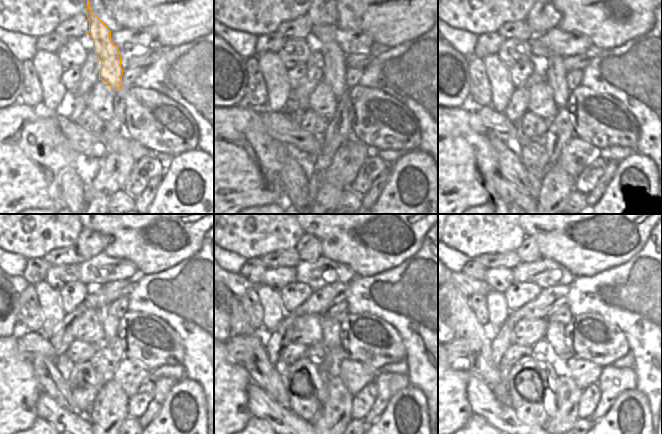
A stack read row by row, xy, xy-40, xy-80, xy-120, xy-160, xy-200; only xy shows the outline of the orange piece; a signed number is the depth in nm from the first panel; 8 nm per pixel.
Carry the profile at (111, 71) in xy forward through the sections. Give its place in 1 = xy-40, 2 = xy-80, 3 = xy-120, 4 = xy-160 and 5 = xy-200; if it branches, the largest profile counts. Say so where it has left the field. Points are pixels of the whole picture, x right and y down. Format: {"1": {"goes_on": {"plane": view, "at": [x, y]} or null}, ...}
{"1": {"goes_on": {"plane": "xy-40", "at": [334, 70]}}, "2": {"goes_on": {"plane": "xy-80", "at": [556, 73]}}, "3": {"goes_on": {"plane": "xy-120", "at": [110, 324]}}, "4": {"goes_on": {"plane": "xy-160", "at": [331, 328]}}, "5": {"goes_on": {"plane": "xy-200", "at": [555, 337]}}}

